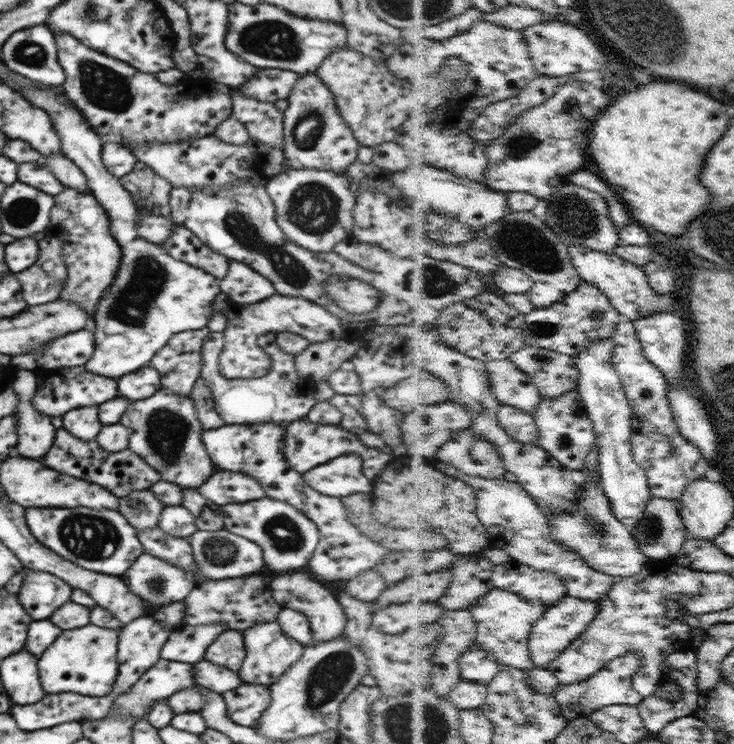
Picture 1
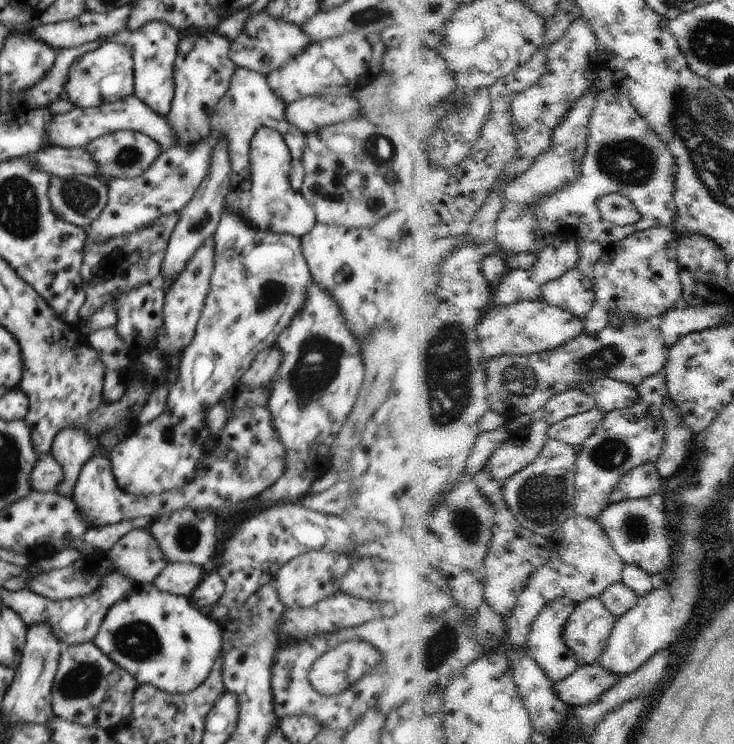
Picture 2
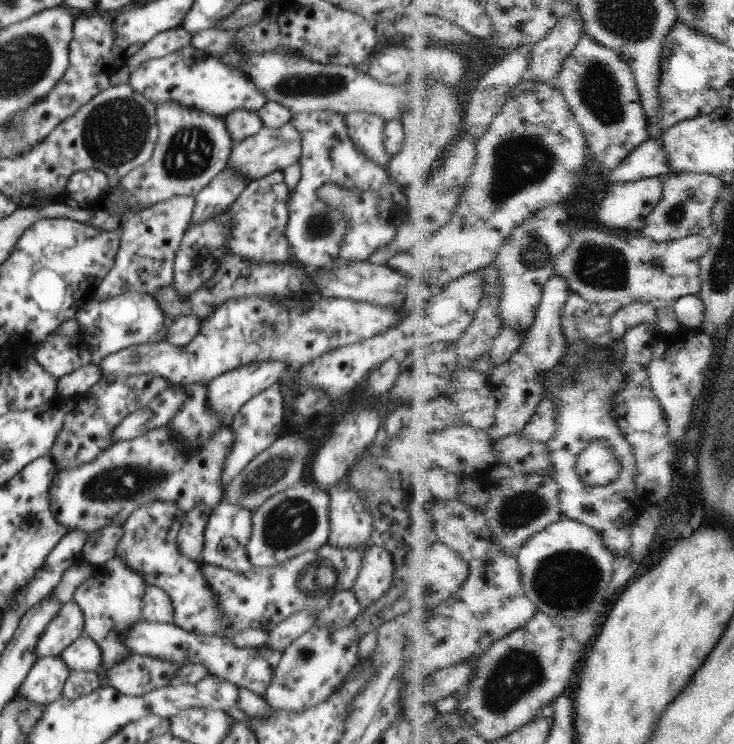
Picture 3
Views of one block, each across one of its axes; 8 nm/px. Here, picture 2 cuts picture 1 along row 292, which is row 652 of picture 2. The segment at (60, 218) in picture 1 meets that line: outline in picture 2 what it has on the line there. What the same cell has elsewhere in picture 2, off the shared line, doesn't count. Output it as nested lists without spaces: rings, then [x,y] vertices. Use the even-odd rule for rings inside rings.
[[[92,641],[61,650],[52,686],[52,706],[56,717],[83,727],[115,728],[133,711],[137,680],[106,656]]]

